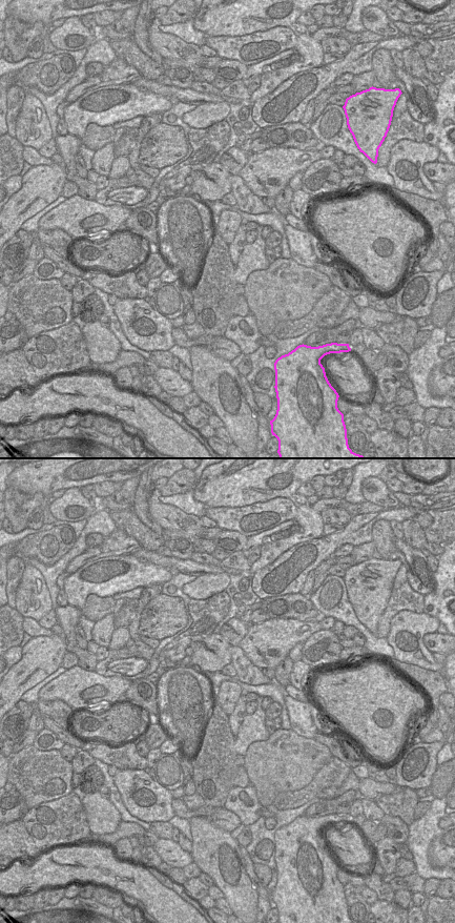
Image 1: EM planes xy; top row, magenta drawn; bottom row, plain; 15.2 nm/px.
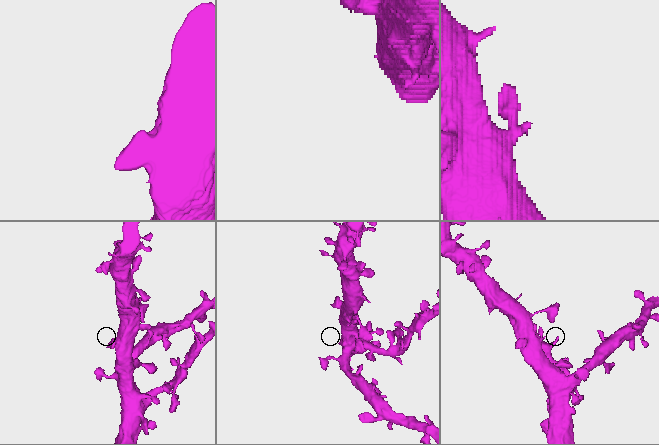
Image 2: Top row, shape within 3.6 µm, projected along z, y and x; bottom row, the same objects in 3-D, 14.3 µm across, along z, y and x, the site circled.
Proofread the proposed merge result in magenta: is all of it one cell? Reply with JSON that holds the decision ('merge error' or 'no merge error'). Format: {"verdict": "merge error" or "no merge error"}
{"verdict": "no merge error"}

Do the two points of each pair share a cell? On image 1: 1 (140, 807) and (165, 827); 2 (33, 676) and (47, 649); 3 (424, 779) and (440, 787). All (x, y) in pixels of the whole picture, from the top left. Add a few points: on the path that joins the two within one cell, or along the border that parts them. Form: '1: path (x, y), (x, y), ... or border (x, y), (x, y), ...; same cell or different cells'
1: border (167, 821), (152, 821), (150, 823); different cells
2: path (33, 670), (43, 655); same cell
3: border (437, 766), (430, 785); different cells

